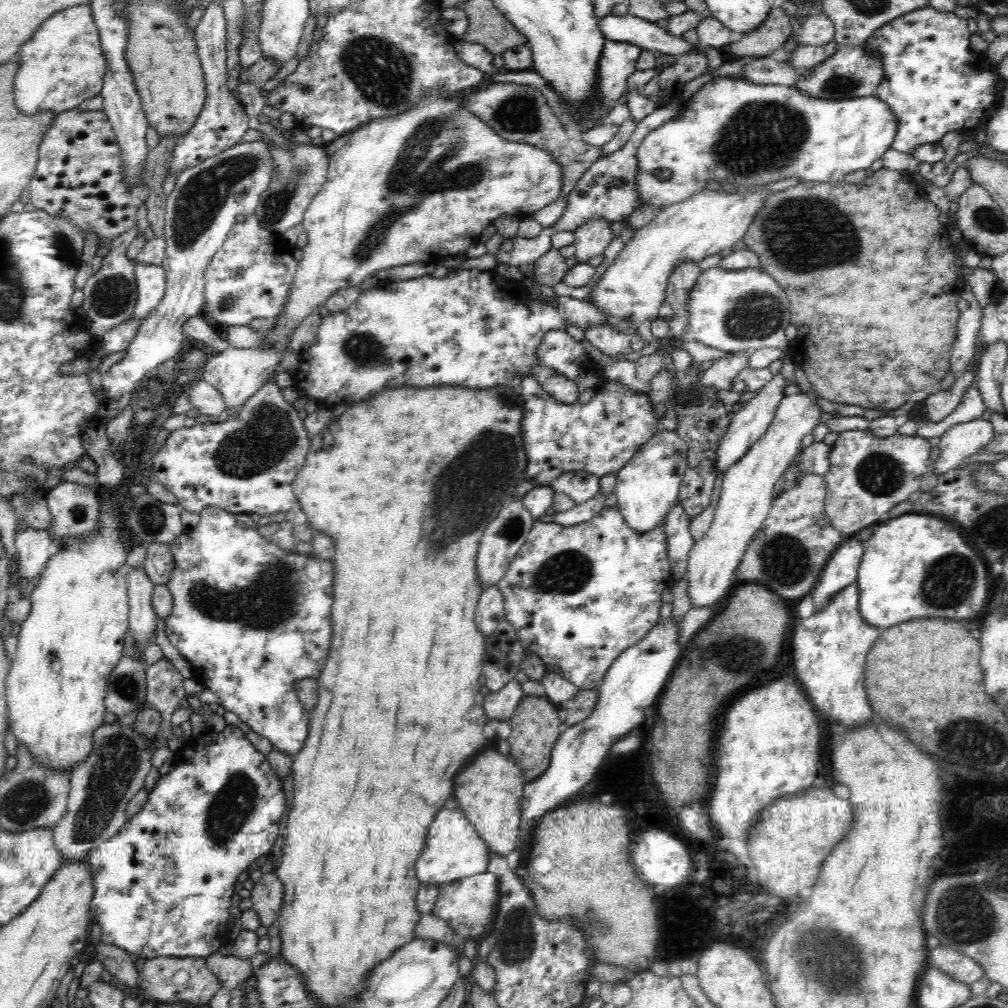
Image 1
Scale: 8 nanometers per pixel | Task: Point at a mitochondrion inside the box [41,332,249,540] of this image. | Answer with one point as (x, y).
(155, 393)

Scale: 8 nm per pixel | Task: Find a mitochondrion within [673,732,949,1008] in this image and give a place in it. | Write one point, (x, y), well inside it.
(825, 966)

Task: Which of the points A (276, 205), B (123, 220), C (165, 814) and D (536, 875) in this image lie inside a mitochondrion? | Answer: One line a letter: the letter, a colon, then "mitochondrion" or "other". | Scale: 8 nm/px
A: mitochondrion
B: other
C: other
D: other

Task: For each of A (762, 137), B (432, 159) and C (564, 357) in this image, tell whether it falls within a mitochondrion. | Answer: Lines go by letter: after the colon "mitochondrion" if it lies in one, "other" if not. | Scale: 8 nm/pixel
A: mitochondrion
B: mitochondrion
C: other

